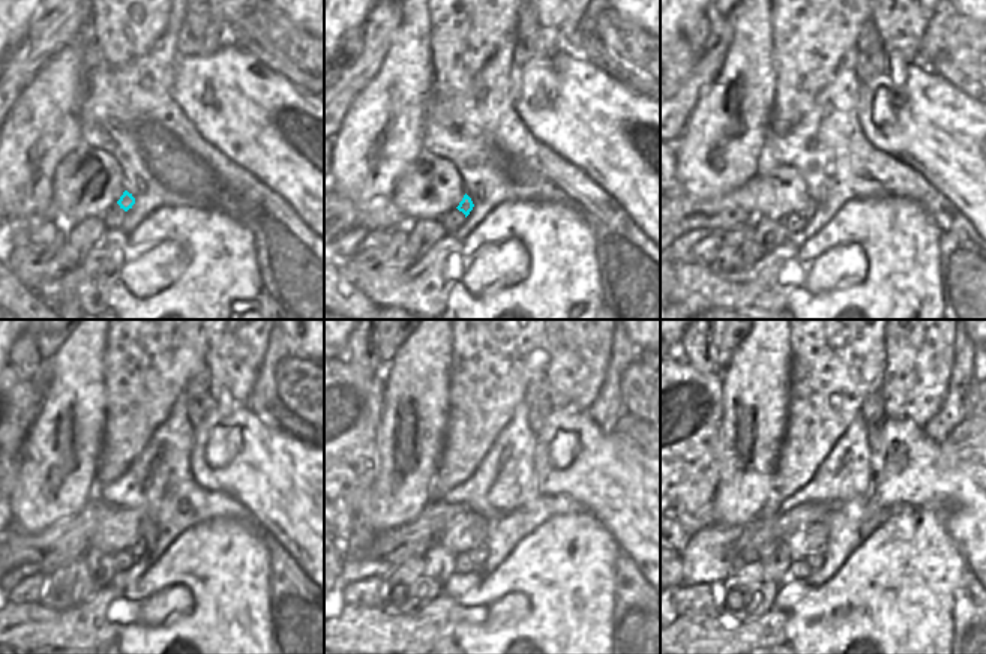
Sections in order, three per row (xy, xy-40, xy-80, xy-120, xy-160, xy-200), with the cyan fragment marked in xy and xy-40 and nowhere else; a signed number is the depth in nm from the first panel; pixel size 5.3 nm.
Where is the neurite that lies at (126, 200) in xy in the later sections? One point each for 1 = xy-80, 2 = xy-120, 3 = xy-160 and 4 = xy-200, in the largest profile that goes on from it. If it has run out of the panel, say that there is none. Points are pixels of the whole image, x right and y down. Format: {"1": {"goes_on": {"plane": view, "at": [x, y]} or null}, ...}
{"1": {"goes_on": {"plane": "xy-80", "at": [809, 210]}}, "2": {"goes_on": {"plane": "xy-120", "at": [138, 549]}}, "3": {"goes_on": {"plane": "xy-160", "at": [479, 555]}}, "4": {"goes_on": {"plane": "xy-200", "at": [815, 561]}}}

